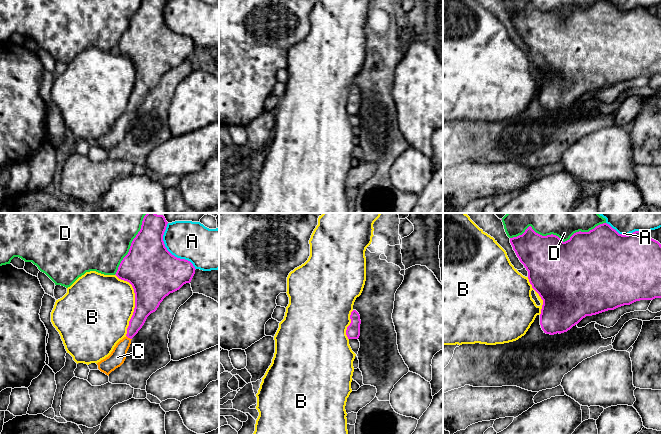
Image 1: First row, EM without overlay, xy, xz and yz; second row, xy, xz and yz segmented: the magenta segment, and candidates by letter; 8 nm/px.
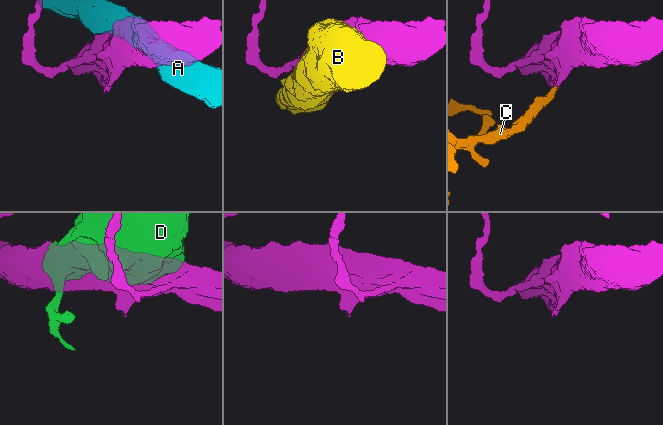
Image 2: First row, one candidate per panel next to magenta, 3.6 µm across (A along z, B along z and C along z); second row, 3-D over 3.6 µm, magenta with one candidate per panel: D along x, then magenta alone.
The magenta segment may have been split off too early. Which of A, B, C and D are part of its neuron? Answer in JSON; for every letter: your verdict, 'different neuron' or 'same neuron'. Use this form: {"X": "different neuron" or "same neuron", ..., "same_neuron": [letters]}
{"A": "different neuron", "B": "different neuron", "C": "same neuron", "D": "different neuron", "same_neuron": ["C"]}

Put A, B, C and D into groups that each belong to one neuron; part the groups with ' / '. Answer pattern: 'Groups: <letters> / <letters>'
Groups: A / B / C / D

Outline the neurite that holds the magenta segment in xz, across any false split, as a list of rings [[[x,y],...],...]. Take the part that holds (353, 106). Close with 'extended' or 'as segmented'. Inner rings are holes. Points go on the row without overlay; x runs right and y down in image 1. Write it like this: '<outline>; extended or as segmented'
[[[353,86],[350,91],[351,99],[347,103],[346,111],[348,115],[358,115],[360,112],[360,91],[356,86]]]; as segmented

